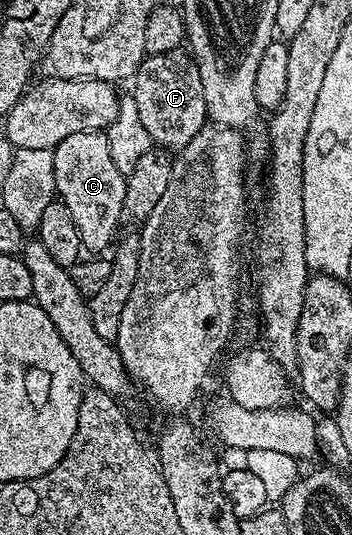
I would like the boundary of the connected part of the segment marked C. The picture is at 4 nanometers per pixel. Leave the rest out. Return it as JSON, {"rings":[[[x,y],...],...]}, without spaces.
{"rings":[[[101,130],[92,132],[76,132],[76,136],[68,136],[60,140],[60,144],[54,147],[54,188],[57,197],[72,212],[72,221],[76,223],[76,232],[80,232],[83,251],[106,252],[110,241],[114,238],[118,226],[123,225],[122,209],[124,208],[124,192],[126,191],[126,175],[116,168],[112,161],[112,152],[108,149],[108,140]]]}

